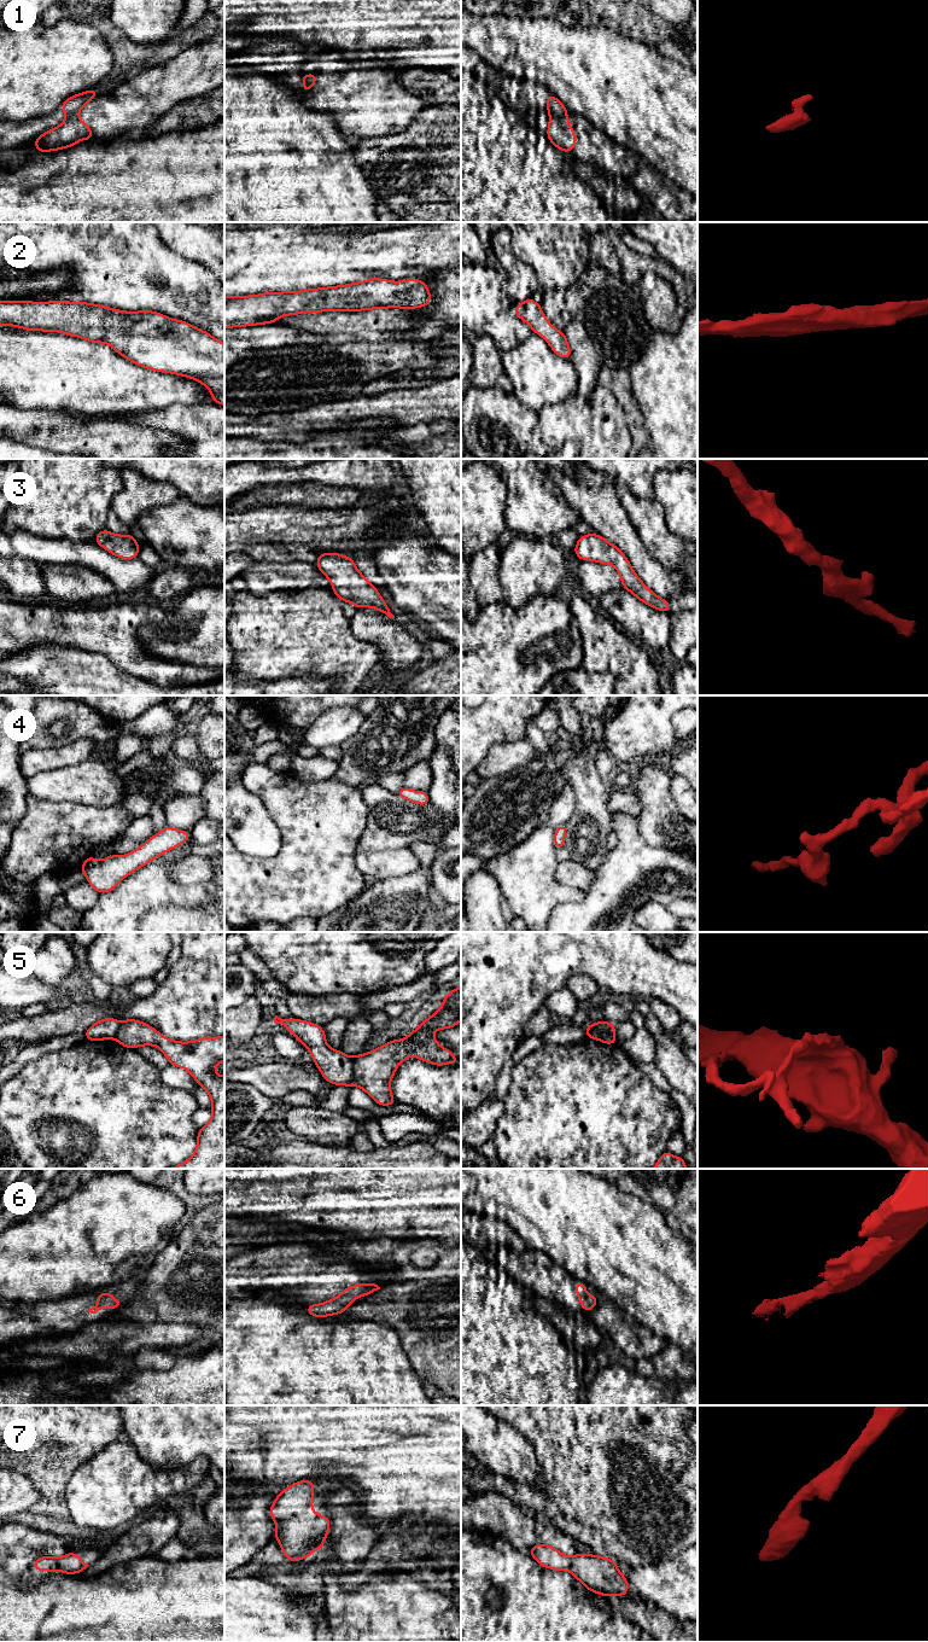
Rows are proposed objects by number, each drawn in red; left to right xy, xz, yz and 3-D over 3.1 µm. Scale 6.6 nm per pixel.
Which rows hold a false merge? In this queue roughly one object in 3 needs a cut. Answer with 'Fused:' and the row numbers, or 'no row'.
Fused: 1, 5

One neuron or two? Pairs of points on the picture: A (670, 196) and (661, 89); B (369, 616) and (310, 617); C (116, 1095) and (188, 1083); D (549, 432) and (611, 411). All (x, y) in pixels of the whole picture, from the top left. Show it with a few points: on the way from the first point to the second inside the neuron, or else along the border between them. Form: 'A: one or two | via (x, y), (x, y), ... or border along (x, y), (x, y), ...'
A: two | border along (647, 162), (684, 191)
B: two | border along (349, 621), (351, 633), (361, 640), (369, 641)
C: two | border along (158, 1071), (165, 1086), (196, 1098)
D: one | via (566, 434), (595, 434), (601, 428)

